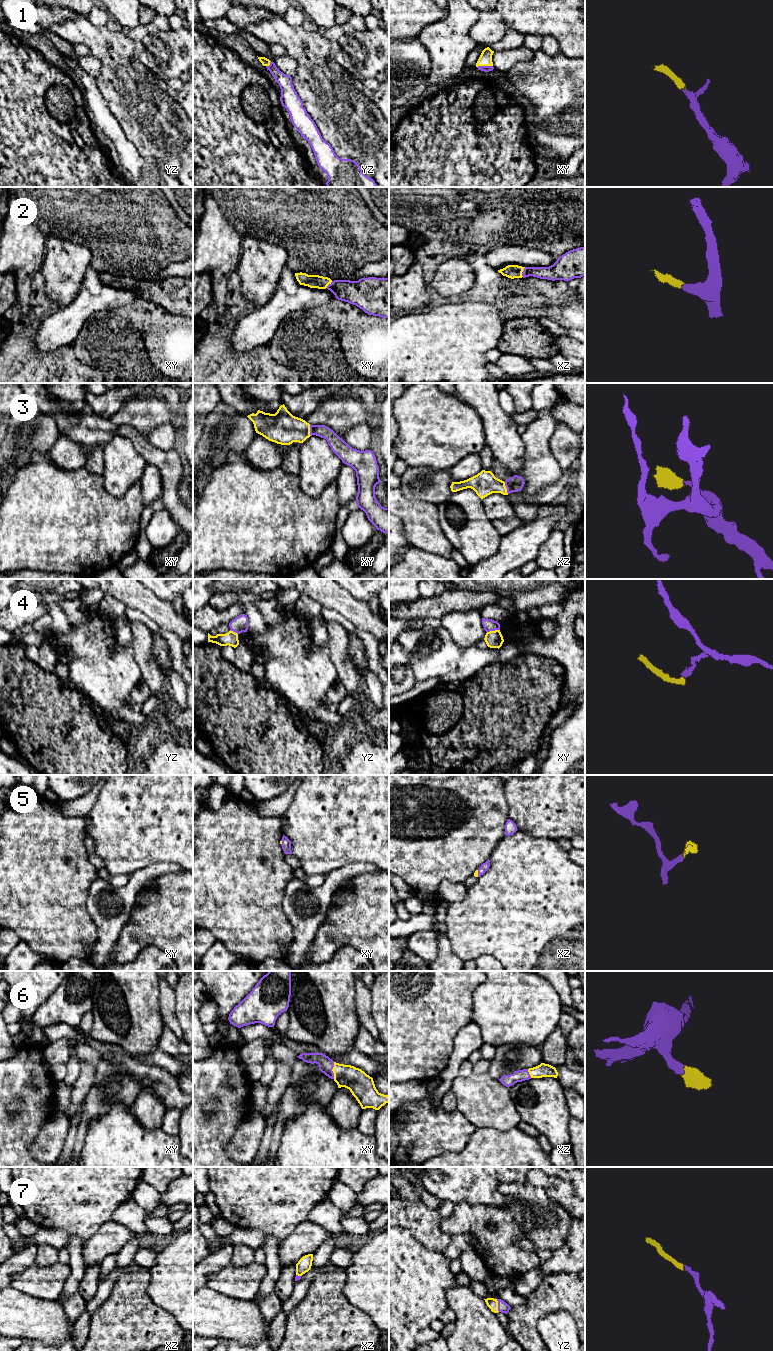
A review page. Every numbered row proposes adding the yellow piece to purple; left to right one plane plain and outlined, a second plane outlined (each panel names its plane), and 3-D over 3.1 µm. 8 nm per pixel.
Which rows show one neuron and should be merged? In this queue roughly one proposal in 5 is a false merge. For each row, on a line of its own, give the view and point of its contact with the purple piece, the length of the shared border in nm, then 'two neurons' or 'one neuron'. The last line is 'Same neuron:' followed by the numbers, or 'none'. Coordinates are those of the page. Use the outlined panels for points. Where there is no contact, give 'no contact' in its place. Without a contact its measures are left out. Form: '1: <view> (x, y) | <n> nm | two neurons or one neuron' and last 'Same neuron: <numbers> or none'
1: xy (484, 66) | 130 nm | one neuron
2: xz (522, 272) | 80 nm | one neuron
3: xz (507, 488) | 100 nm | one neuron
4: xy (493, 630) | 110 nm | two neurons
5: xz (478, 873) | 60 nm | one neuron
6: xy (331, 1070) | 140 nm | one neuron
7: yz (498, 1305) | 110 nm | one neuron
Same neuron: 1, 2, 3, 5, 6, 7

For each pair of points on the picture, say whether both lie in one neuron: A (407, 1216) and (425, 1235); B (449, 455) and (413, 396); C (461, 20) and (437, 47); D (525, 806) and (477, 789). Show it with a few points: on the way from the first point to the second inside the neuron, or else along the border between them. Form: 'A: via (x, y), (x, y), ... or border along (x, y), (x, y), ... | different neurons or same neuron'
A: via (412, 1221), (421, 1230) | same neuron
B: via (443, 440), (423, 411) | same neuron
C: via (454, 27), (444, 40) | same neuron
D: border along (504, 785), (504, 798), (508, 807), (509, 818) | different neurons

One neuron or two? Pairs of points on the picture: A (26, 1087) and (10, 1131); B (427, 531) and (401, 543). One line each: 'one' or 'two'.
A: one
B: two

